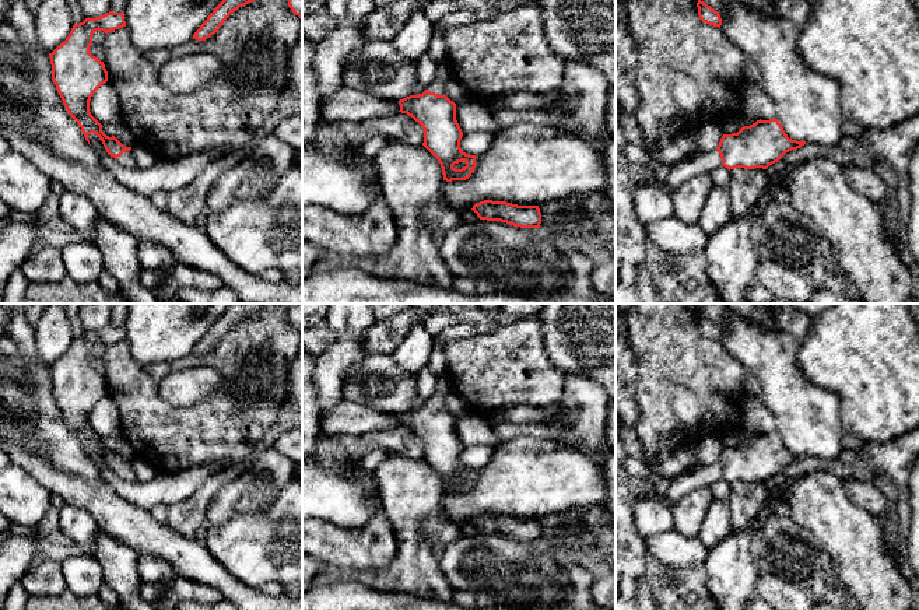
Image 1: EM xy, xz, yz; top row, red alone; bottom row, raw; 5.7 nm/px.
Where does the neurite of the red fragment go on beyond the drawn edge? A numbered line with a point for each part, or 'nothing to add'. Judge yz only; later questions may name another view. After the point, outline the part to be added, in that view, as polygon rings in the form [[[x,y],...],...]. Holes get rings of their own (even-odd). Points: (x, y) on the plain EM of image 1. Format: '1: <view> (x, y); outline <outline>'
1: yz (700, 476); outline [[[718,463],[711,466],[694,466],[674,480],[664,497],[667,502],[674,506],[684,495],[702,487],[711,487],[720,478],[722,473]]]

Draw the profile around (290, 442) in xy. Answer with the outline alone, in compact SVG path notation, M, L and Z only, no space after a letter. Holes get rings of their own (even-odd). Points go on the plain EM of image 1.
M302 428L283 432L273 446L288 456L295 464L302 460Z

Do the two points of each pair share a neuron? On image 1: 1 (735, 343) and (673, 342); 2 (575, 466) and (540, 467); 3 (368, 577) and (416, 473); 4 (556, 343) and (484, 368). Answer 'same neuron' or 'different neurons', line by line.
1: different neurons
2: same neuron
3: same neuron
4: different neurons

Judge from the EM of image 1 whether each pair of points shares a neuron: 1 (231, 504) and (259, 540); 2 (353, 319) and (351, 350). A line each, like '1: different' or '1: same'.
1: different
2: same

